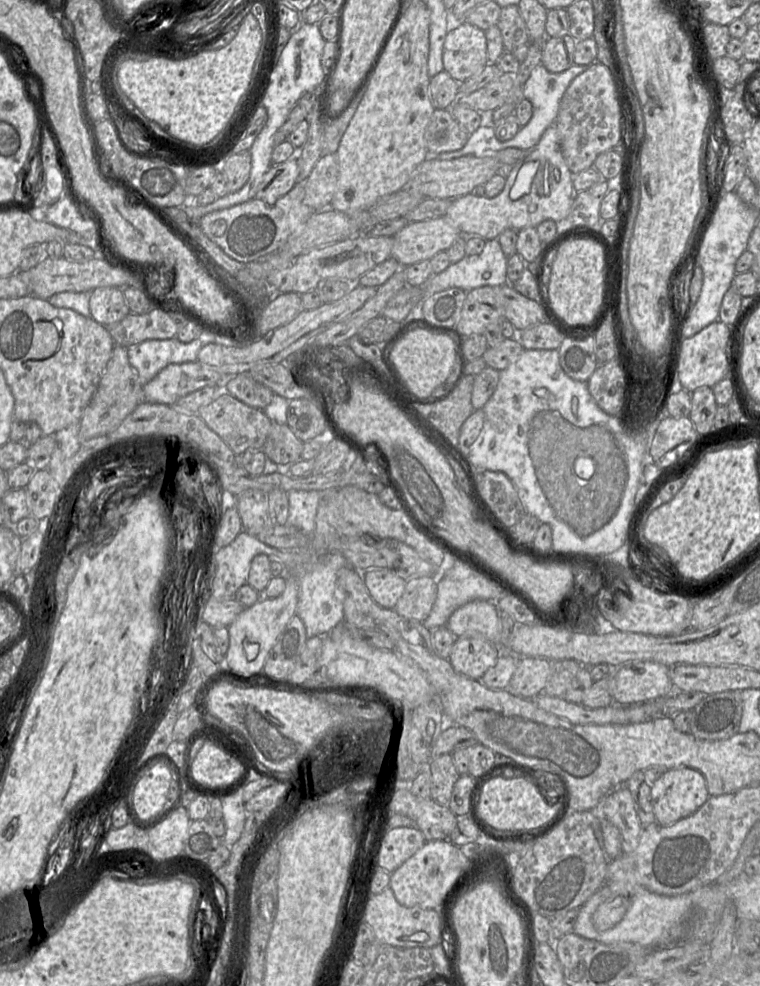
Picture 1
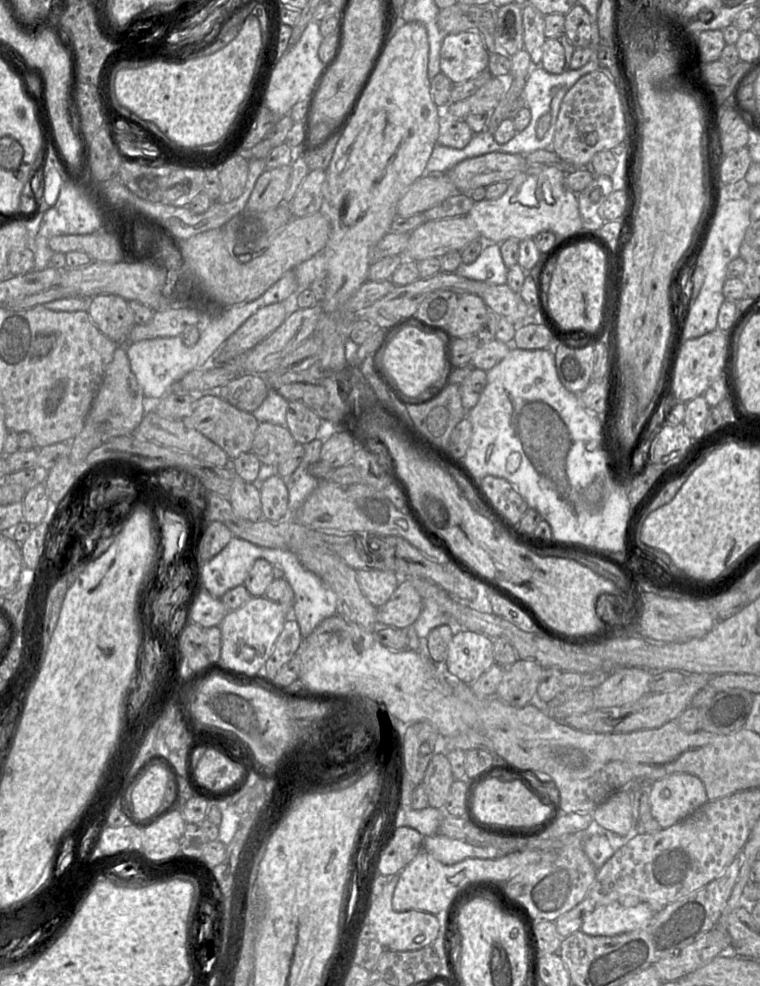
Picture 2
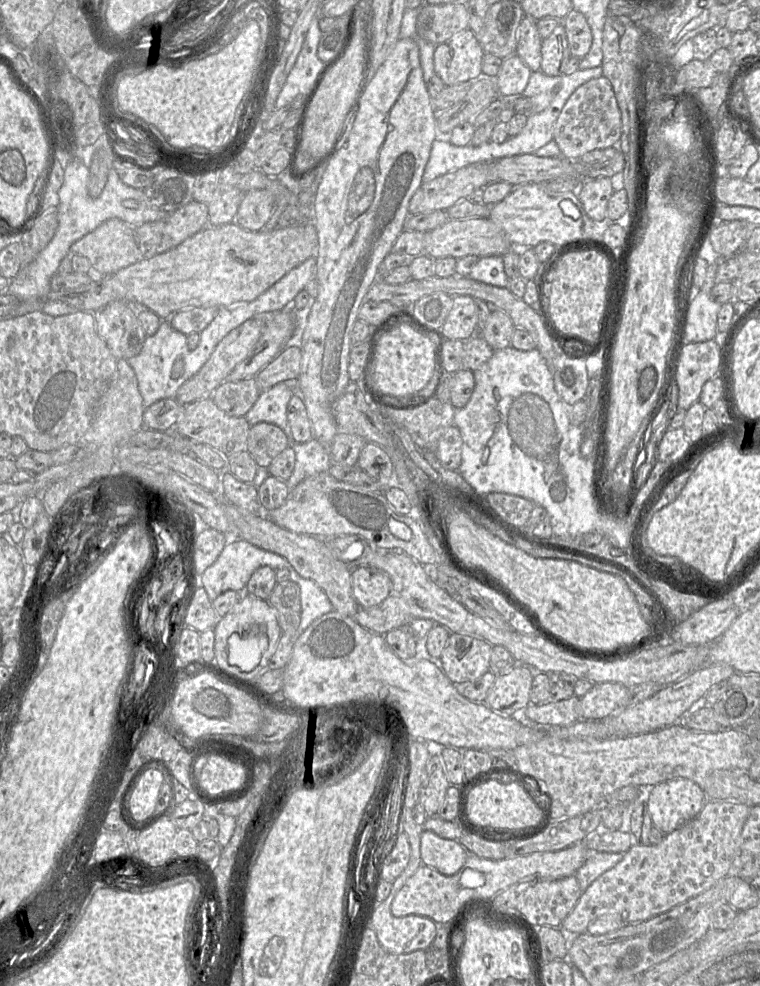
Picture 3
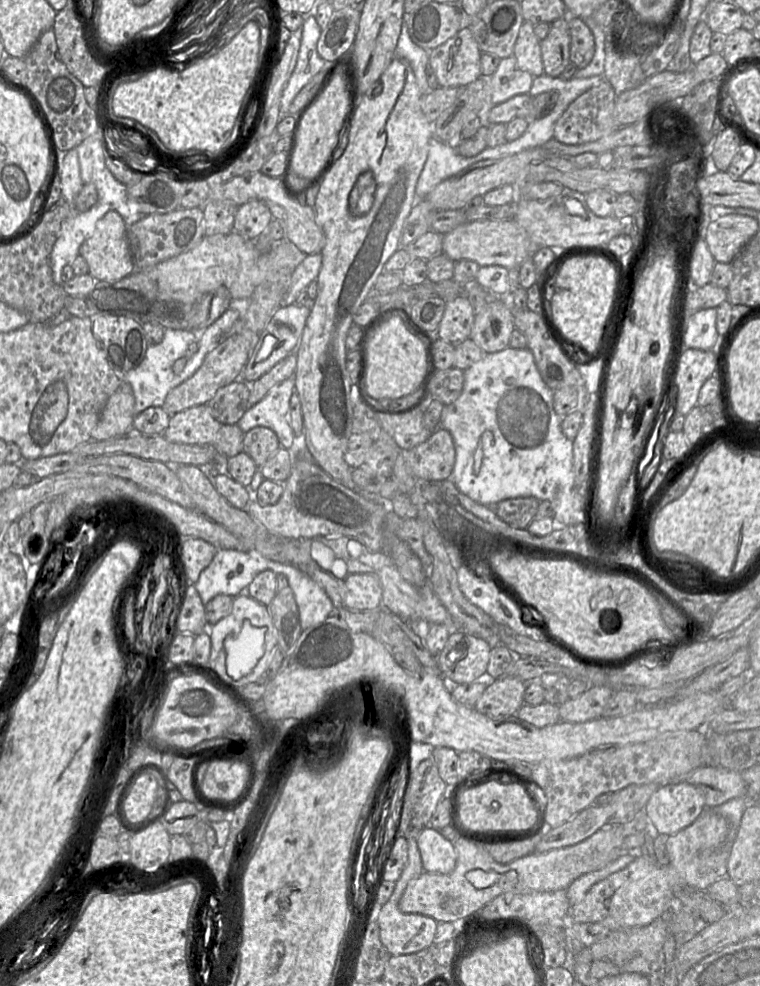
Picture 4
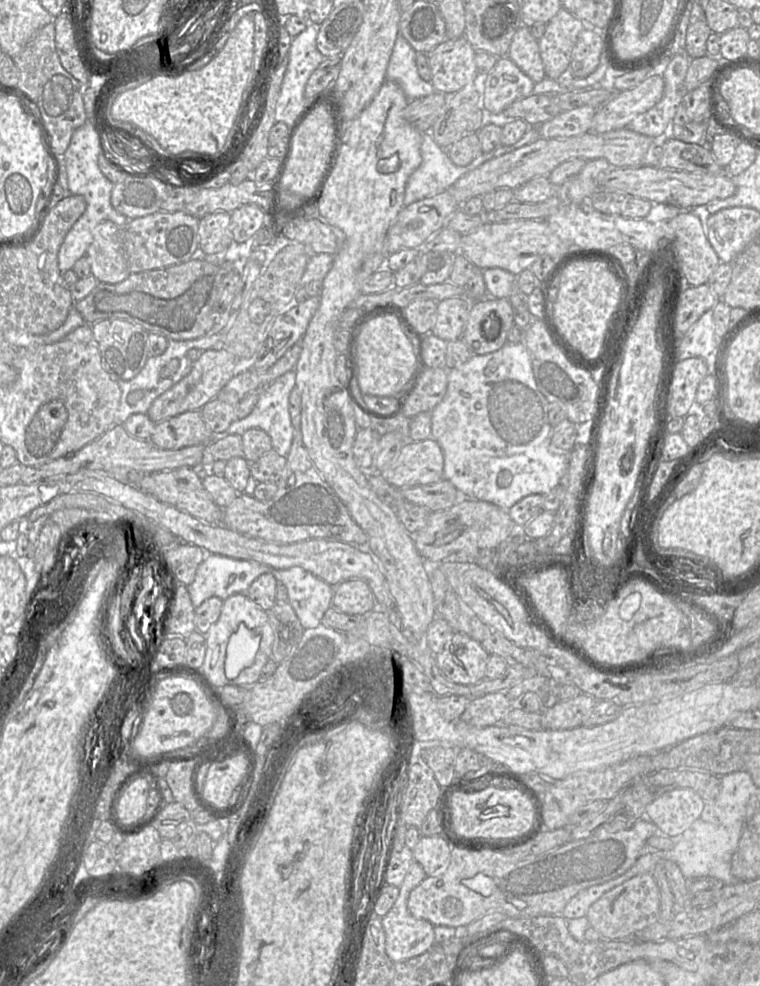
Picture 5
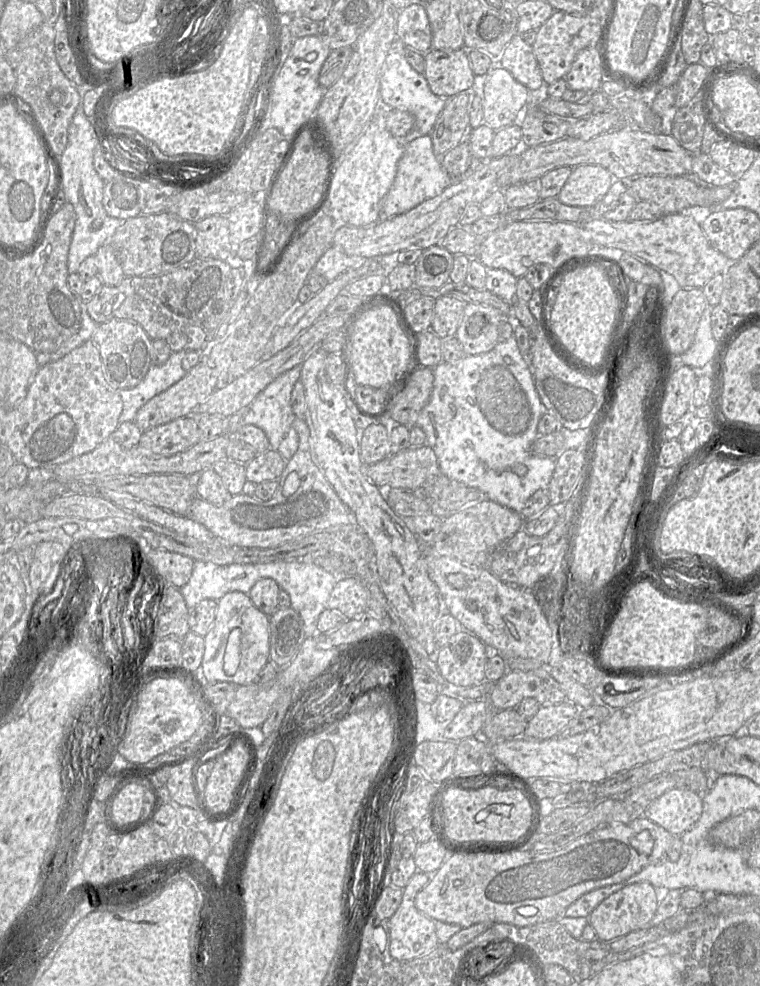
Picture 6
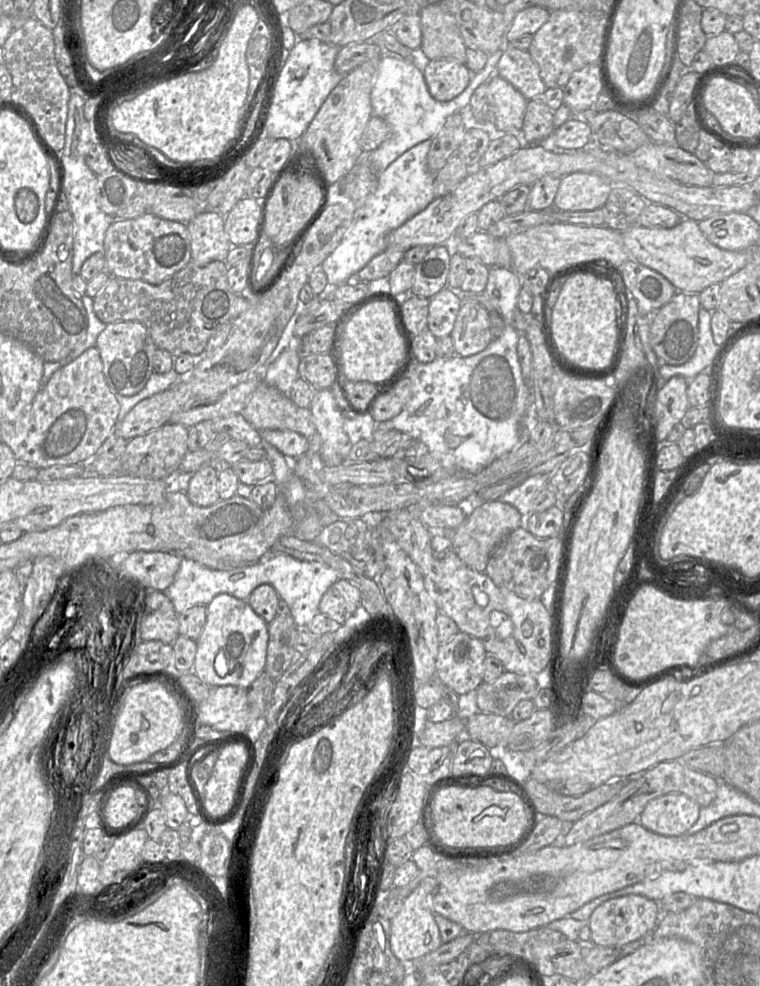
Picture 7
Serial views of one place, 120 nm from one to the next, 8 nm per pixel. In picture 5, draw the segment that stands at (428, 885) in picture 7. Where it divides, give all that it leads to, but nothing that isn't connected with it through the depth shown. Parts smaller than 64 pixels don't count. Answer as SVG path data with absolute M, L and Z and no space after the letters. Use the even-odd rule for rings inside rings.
M413 859L412 864L405 875L397 899L390 910L382 917L381 923L385 933L385 952L393 962L405 961L424 953L435 942L434 925L429 921L416 918L407 909L407 899L410 891L416 887L426 874L421 865Z

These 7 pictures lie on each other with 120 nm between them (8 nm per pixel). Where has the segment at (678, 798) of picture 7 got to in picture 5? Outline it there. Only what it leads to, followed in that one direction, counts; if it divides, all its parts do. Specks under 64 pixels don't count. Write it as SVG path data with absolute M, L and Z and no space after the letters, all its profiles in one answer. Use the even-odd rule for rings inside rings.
M675 788L664 792L651 803L645 810L645 817L652 821L659 832L670 836L681 836L702 814L705 800L691 788Z

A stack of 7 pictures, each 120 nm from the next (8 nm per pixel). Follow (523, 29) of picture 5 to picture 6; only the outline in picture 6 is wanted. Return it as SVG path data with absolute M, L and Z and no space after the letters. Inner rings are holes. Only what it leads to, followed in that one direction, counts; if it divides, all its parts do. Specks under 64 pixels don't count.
M516 33L506 45L500 63L515 80L529 89L529 106L537 106L538 100L549 97L548 84L542 78L532 45L526 44L521 34Z

